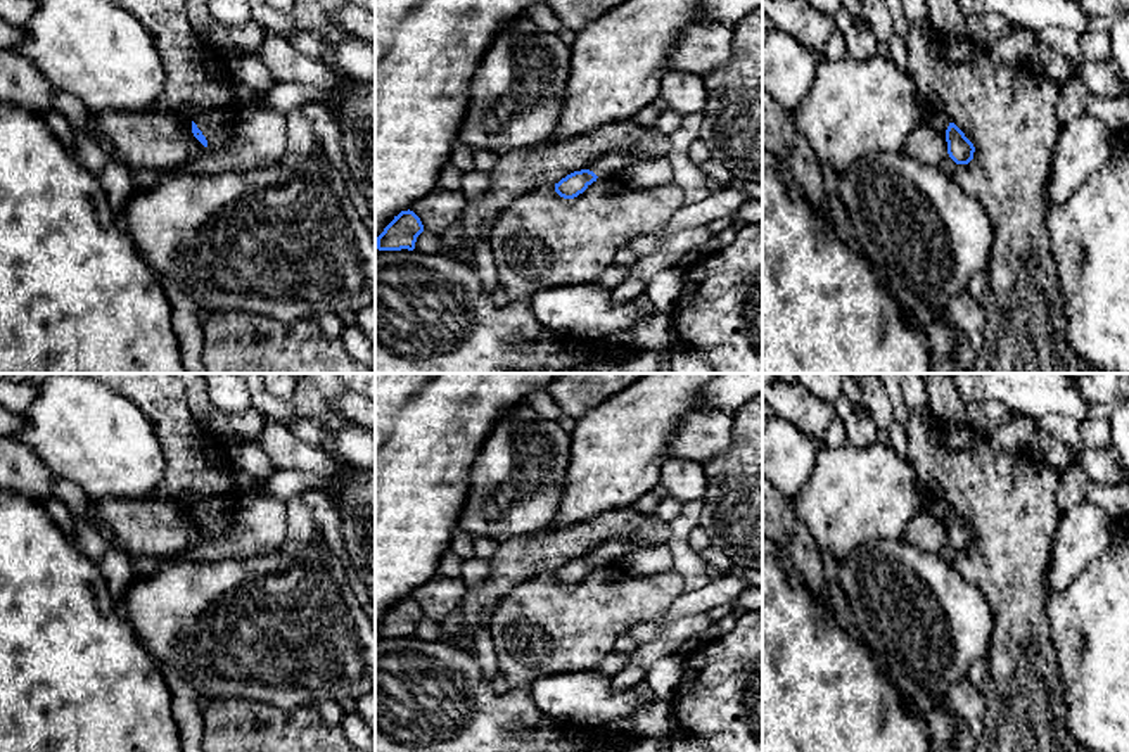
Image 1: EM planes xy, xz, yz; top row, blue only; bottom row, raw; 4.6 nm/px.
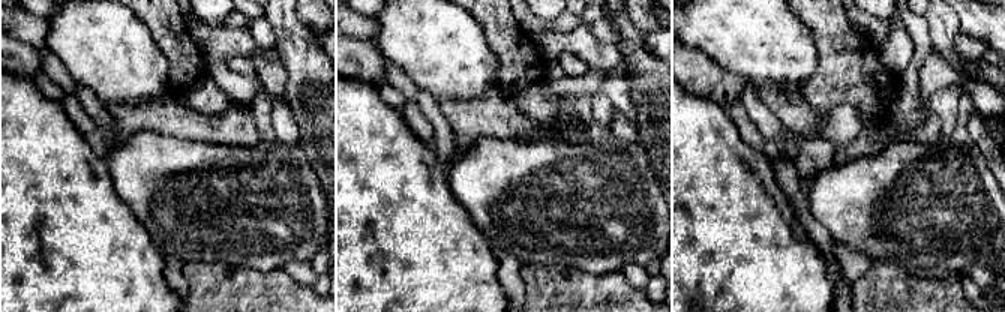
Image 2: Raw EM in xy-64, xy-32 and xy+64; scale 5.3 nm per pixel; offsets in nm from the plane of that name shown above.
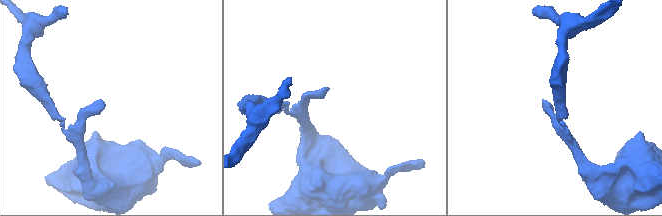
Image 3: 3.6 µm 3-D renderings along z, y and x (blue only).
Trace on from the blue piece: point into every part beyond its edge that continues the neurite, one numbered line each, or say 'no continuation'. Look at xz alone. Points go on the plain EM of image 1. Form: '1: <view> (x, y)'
1: xz (612, 550)

